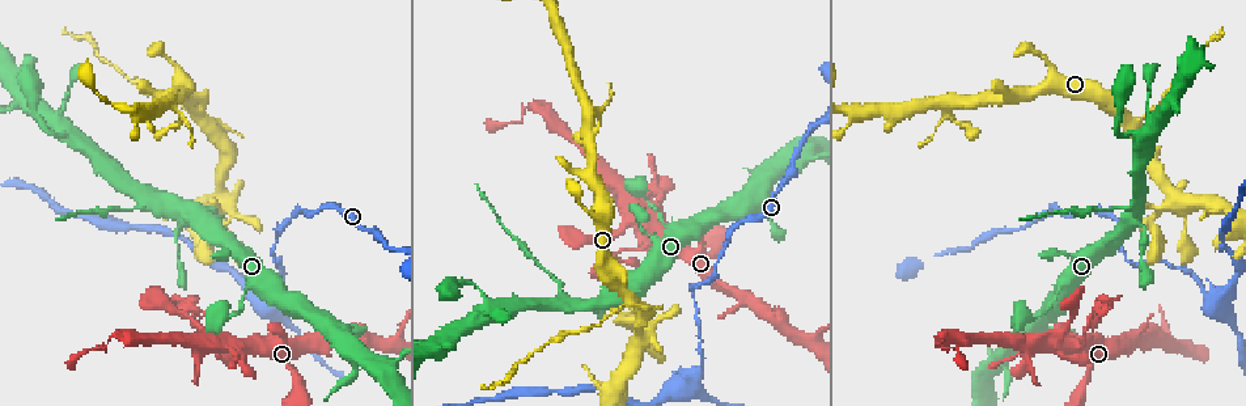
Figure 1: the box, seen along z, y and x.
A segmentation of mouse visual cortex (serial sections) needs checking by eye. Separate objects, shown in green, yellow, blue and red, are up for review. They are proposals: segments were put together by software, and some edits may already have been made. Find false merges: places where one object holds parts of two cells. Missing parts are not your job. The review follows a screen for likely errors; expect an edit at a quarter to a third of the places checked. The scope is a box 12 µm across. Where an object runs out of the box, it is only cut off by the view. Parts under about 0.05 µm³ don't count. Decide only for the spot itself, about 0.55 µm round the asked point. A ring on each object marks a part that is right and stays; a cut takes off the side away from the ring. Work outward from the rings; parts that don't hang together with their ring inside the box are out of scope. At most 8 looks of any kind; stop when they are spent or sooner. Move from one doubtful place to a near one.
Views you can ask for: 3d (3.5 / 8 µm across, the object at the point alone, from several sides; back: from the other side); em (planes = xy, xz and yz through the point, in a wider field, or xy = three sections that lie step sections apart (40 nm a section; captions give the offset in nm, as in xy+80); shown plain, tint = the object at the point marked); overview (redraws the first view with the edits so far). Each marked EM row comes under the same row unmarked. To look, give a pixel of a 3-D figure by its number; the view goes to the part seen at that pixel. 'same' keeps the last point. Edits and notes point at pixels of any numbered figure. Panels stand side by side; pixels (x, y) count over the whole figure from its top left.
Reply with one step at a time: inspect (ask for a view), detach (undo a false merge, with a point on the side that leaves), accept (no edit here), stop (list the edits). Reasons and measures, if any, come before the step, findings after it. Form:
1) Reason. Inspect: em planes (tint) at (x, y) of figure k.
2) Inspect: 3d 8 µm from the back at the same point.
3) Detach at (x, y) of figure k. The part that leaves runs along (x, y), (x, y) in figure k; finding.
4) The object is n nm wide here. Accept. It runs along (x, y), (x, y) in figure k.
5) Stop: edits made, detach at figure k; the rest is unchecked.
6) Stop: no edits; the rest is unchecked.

Arms part here. Inspect: 3d 3.5 µm at (1023, 343) of figure 1.

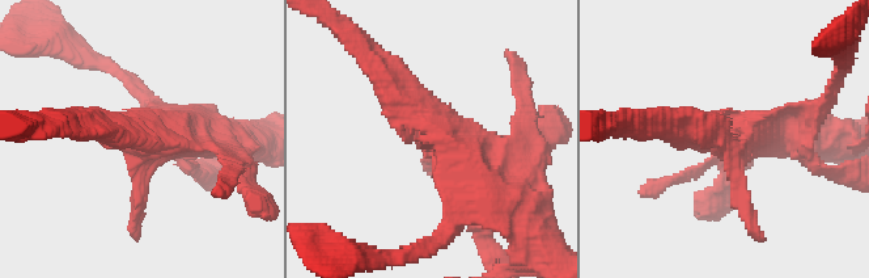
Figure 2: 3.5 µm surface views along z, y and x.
Now the EM. Inspect: em xy step 2 (tint) at (152, 136) of figure 2.

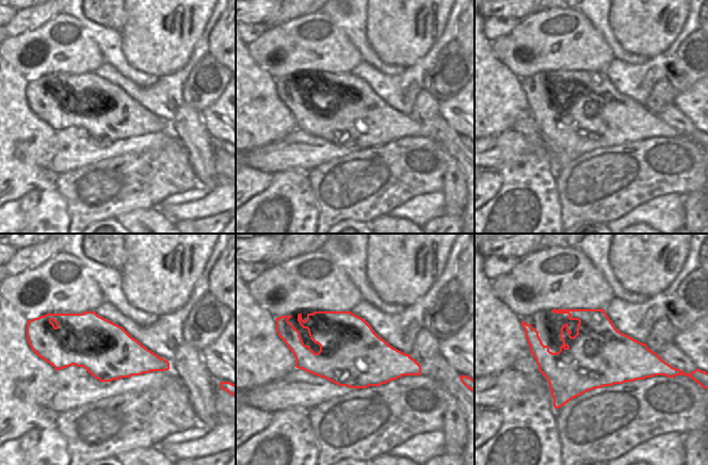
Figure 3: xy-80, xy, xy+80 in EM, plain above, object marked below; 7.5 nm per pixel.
Cut it another way. Inspect: em xy step 3 (tint) at the same point.

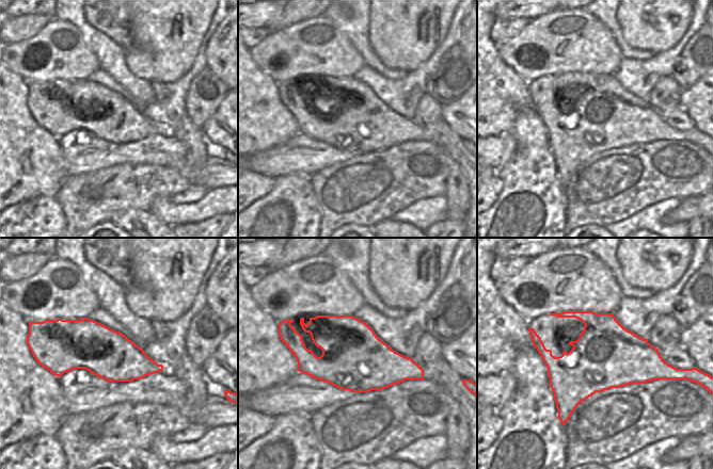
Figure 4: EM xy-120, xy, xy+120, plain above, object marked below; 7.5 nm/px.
The object is 480 nm wide here. Accept. It runs along (509, 203), (389, 76) in figure 2; all the same cell.

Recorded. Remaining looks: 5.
Abrupt turn. Inspect: 3d 3.5 µm at (275, 264) of figure 1.

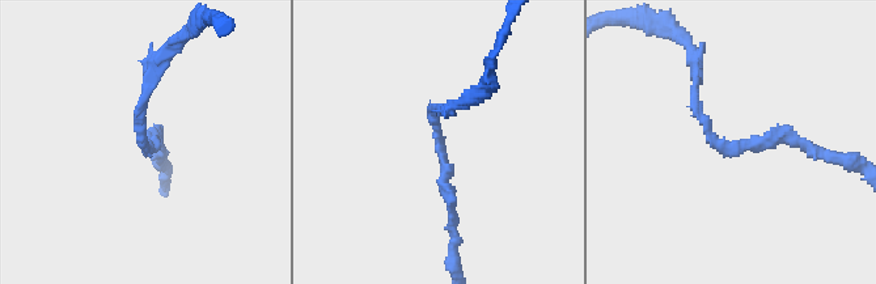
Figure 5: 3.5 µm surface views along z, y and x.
The arms are 150, 150 nm wide. Inspect: em xy step 1 (tint) at (437, 135) of figure 5.

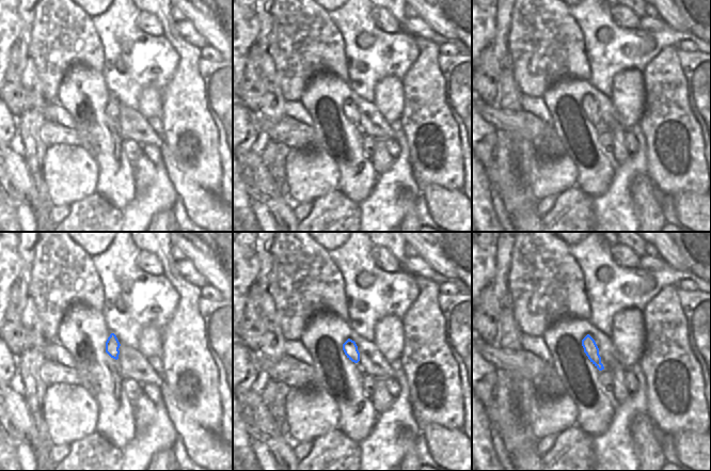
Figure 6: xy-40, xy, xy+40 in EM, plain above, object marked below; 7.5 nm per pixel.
Accept. It runs along (698, 75), (694, 107), (724, 148), (802, 140) in figure 5; all the same cell.

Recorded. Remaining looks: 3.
Arms part here. Inspect: 3d 3.5 µm at (1141, 203) of figure 1.

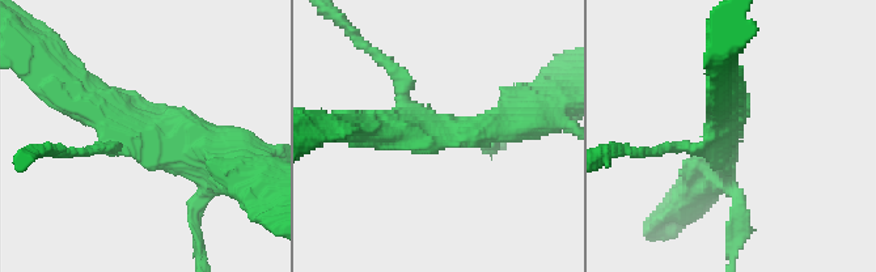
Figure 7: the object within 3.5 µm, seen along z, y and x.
3 arms meet here; the arms are 200, 400, 400 nm wide. Inspect: em xy step 5 (tint) at (425, 127) of figure 7.

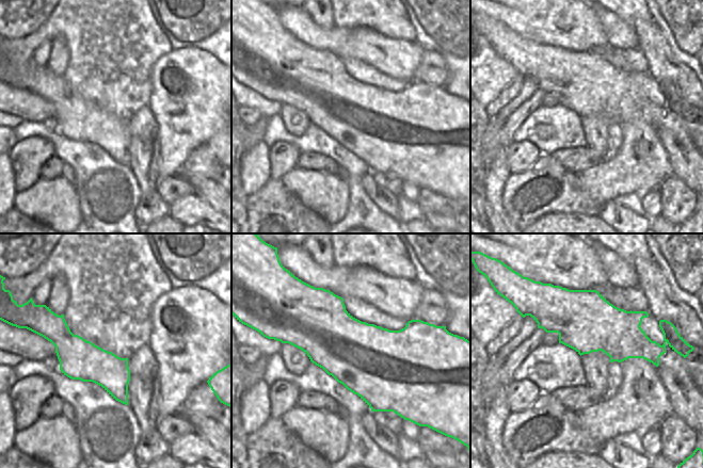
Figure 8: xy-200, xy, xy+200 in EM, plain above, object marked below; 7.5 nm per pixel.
The object is 550 nm wide here. Detach at (380, 58) of figure 7. The part that leaves runs along (403, 94), (403, 79), (343, 25) in figure 7; two cells meet here.

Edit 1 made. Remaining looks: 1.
Stop: edits made, detach at figure 7; the rest is unchecked.

